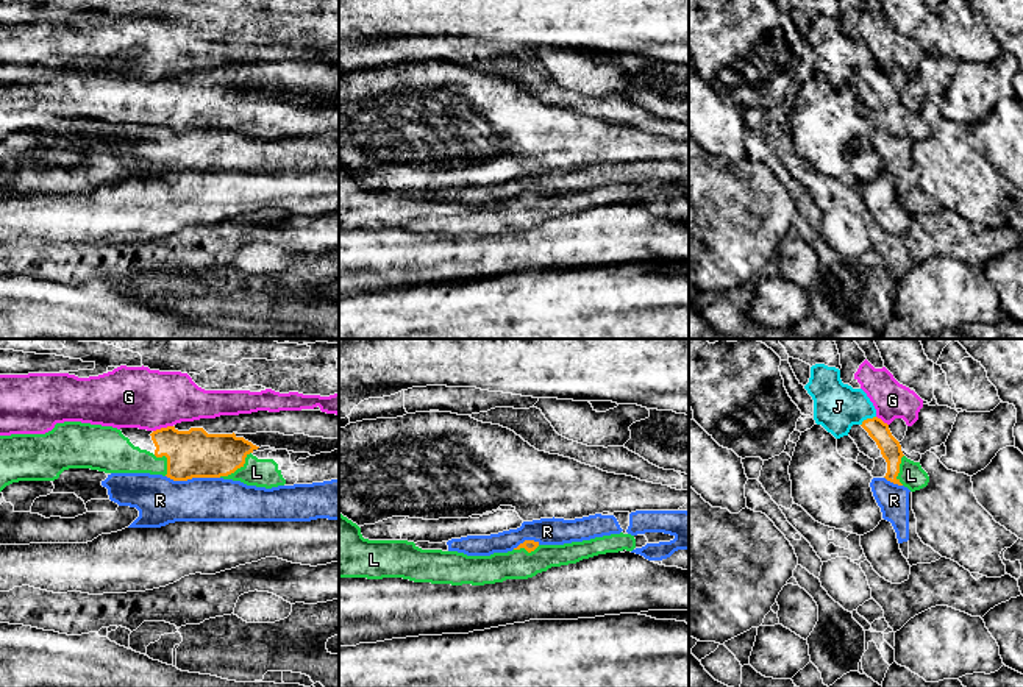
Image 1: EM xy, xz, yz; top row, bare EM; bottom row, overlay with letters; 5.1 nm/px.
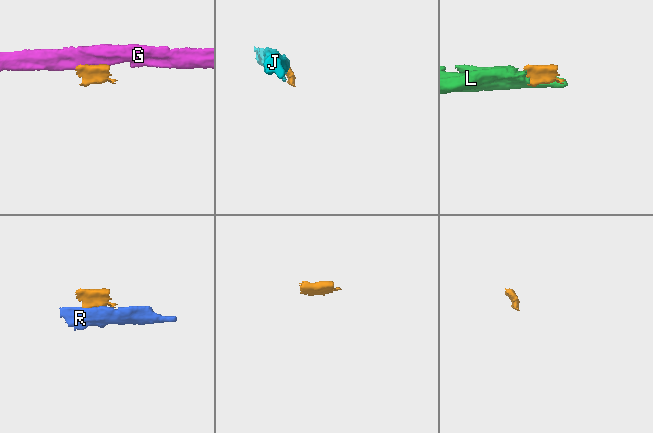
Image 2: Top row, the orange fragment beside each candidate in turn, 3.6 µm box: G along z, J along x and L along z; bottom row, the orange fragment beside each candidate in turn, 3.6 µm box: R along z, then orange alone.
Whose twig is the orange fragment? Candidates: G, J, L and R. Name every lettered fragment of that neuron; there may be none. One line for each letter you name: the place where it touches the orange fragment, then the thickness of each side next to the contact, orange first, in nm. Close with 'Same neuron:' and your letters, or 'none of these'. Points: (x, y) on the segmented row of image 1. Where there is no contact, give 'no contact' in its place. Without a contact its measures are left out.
L: xy (236, 469) | 240/140 nm
Same neuron: L

